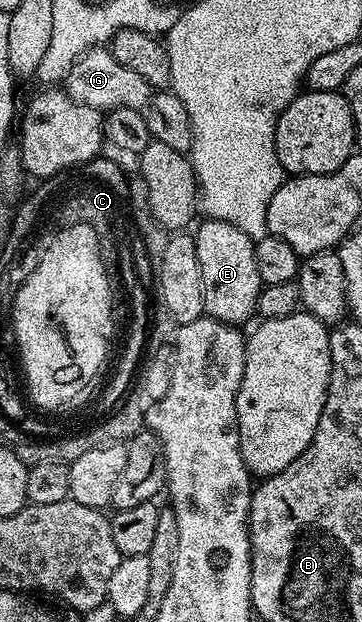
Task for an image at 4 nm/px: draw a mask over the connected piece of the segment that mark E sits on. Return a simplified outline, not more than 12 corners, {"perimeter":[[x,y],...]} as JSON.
{"perimeter":[[229,221],[193,231],[204,312],[243,325],[265,286],[256,240]]}

